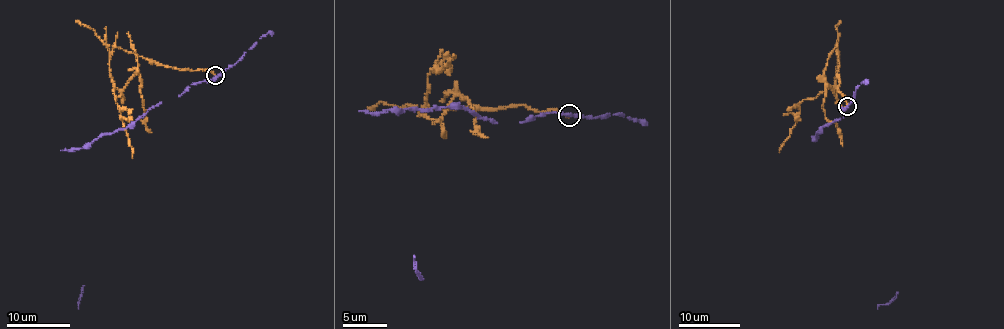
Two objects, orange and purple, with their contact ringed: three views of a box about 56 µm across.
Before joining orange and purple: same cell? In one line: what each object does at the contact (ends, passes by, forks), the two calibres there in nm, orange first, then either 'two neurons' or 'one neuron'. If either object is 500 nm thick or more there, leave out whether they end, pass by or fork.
orange ends | purple passes by | 180/240 nm | two neurons

